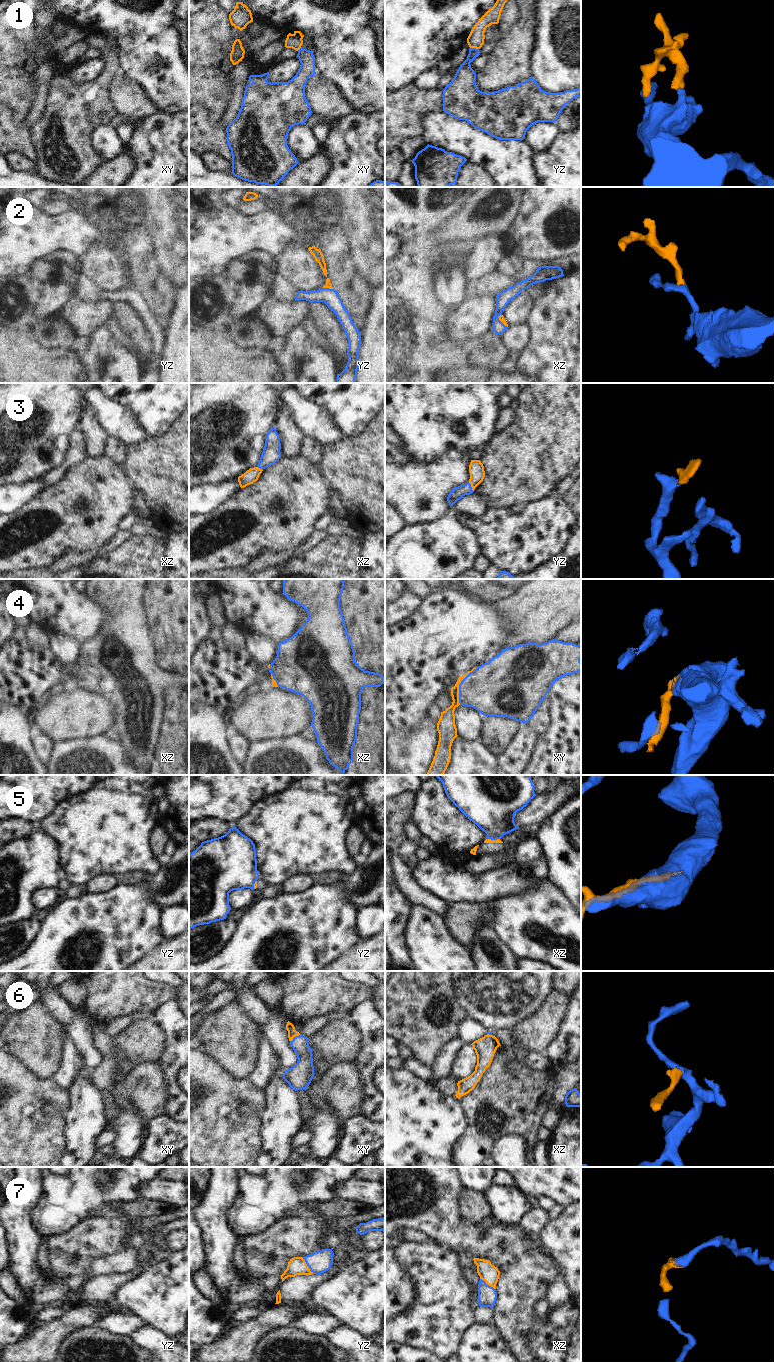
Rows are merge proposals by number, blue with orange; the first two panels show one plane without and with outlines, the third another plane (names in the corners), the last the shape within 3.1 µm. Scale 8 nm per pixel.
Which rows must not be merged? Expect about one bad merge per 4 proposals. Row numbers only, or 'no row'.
5

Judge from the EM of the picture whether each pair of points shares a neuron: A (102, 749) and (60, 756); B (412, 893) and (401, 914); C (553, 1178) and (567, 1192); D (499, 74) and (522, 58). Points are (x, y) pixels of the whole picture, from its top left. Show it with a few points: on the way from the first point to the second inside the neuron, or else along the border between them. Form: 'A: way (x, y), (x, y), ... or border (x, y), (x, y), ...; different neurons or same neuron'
A: way (92, 754), (87, 756), (70, 756); same neuron
B: border (395, 882), (398, 890), (412, 904); different neurons
C: way (556, 1181), (564, 1189); same neuron
D: way (505, 69), (516, 58); same neuron

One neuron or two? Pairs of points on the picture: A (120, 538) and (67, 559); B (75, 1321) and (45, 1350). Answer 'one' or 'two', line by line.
A: one
B: one

